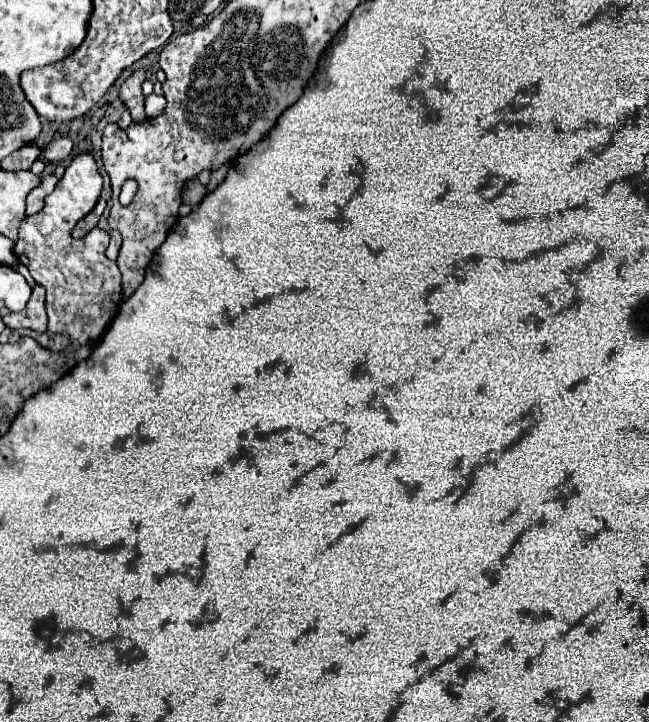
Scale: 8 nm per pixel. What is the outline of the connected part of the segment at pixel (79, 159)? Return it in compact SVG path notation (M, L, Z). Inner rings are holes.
M80 153L66 167L56 189L46 197L40 213L20 223L20 237L14 245L16 257L28 267L36 283L46 289L48 331L66 331L76 343L94 343L116 315L122 301L122 279L118 265L106 257L108 231L94 227L86 237L72 239L70 231L80 217L96 205L102 191L102 175L98 173L92 153Z

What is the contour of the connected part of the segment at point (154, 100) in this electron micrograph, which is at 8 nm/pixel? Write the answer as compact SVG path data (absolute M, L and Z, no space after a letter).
M152 93L152 95L146 97L146 115L148 115L150 119L158 117L160 113L164 113L164 107L166 107L166 99L164 99L162 95Z

